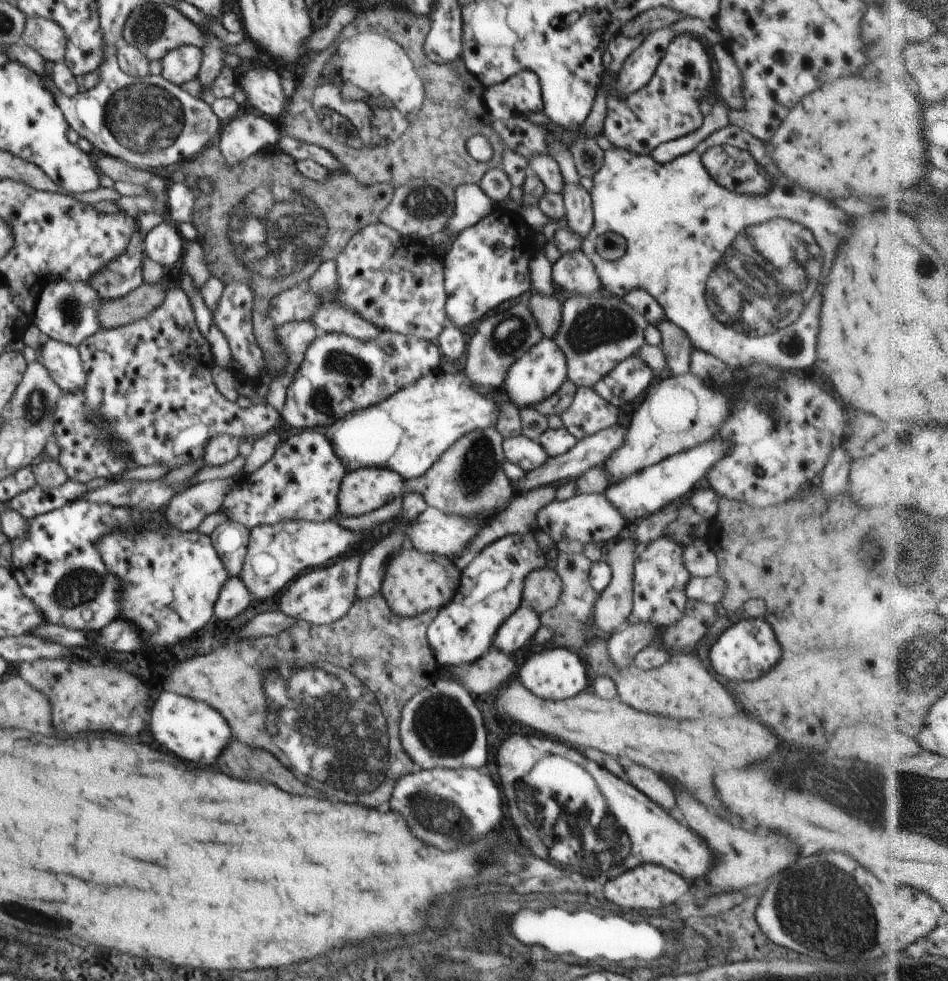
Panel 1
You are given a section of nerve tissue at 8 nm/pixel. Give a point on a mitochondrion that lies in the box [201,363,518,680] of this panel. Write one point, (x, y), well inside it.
(476, 471)

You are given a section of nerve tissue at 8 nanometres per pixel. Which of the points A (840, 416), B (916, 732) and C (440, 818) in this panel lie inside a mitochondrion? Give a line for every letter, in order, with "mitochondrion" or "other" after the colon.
A: other
B: other
C: mitochondrion

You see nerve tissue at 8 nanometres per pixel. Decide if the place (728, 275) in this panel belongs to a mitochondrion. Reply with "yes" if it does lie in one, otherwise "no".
yes

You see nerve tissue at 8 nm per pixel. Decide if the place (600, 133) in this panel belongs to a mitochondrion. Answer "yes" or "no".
no

